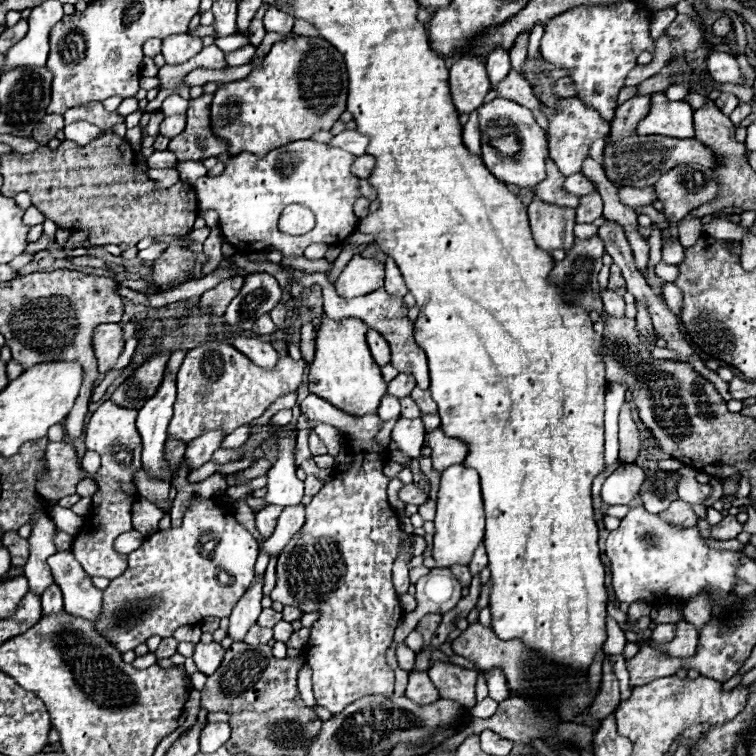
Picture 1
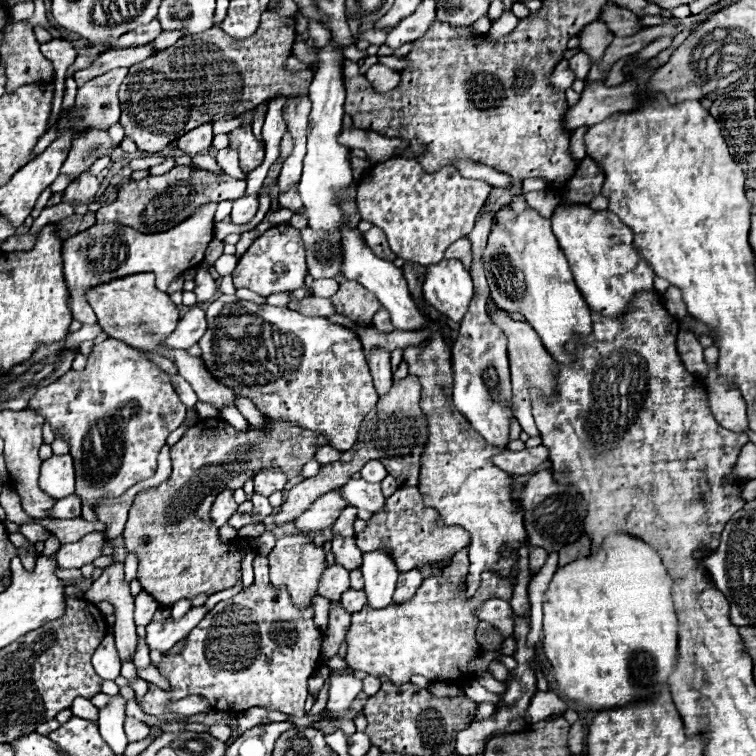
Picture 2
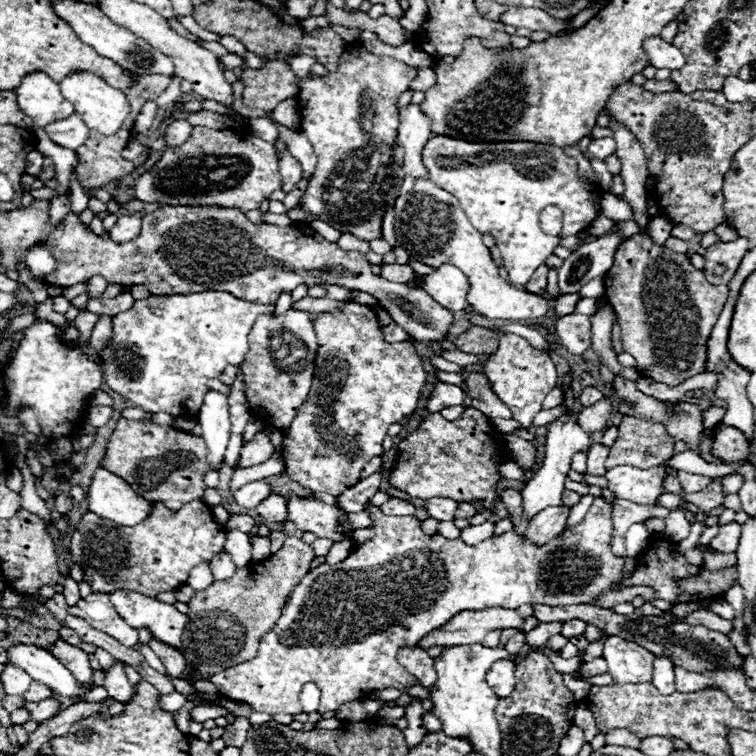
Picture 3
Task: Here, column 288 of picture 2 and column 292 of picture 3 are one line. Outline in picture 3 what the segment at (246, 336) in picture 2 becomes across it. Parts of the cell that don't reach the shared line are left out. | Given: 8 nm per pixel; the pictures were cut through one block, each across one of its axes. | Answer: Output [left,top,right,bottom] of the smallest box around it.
[242,310,318,430]

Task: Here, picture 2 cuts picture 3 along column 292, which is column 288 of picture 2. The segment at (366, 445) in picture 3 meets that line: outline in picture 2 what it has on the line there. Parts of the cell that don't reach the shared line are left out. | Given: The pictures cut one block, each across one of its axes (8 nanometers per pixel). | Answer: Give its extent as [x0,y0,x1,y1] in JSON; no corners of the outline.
[124,418,328,606]

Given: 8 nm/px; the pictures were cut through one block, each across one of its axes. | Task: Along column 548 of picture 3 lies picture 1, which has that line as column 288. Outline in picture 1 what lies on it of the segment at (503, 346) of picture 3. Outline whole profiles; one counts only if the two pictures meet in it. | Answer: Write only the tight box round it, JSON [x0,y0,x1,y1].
[168,342,304,442]

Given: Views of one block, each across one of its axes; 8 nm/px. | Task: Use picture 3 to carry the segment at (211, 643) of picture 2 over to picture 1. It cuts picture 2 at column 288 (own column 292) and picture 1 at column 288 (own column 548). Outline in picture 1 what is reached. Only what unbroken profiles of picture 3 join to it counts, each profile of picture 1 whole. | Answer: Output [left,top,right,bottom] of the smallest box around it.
[270,394,426,714]

